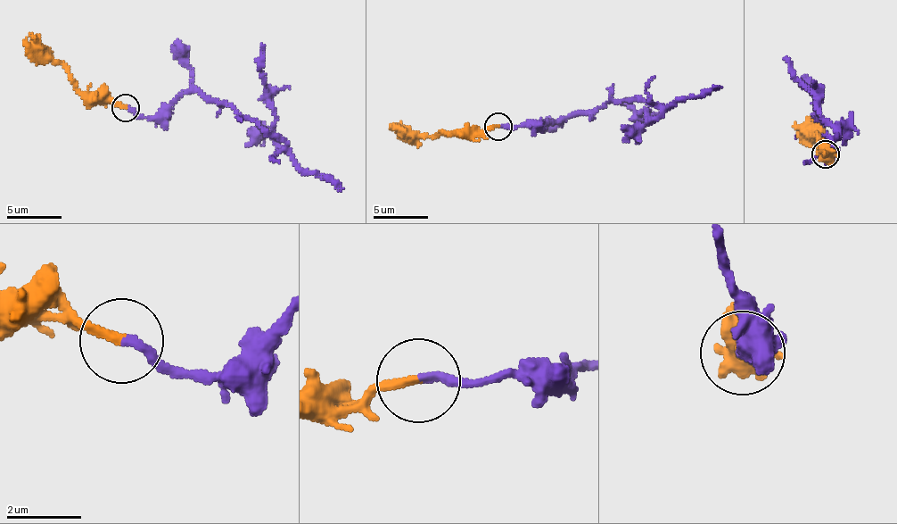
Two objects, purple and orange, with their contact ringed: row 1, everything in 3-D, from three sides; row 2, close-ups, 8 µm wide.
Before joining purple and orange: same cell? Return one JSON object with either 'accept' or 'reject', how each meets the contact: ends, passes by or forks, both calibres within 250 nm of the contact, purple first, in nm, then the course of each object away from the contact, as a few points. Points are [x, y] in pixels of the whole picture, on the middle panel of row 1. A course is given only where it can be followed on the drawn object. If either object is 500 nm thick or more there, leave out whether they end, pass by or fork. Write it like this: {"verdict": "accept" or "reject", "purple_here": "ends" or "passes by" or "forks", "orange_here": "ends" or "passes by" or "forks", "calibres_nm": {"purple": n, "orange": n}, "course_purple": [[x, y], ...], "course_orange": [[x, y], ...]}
{"verdict": "accept", "purple_here": "ends", "orange_here": "ends", "calibres_nm": {"purple": 220, "orange": 240}, "course_purple": [[498, 126], [532, 126], [631, 98], [652, 101], [661, 111], [654, 120], [647, 111], [639, 116], [625, 102]], "course_orange": [[498, 126], [432, 137], [410, 137], [392, 129]]}

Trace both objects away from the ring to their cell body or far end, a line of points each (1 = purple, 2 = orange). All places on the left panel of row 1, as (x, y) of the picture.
1: (126, 108), (159, 118), (185, 93), (201, 92), (278, 134), (285, 149), (279, 140), (260, 68), (261, 43)
2: (126, 108), (107, 98), (85, 95), (63, 68), (42, 61), (26, 37)

